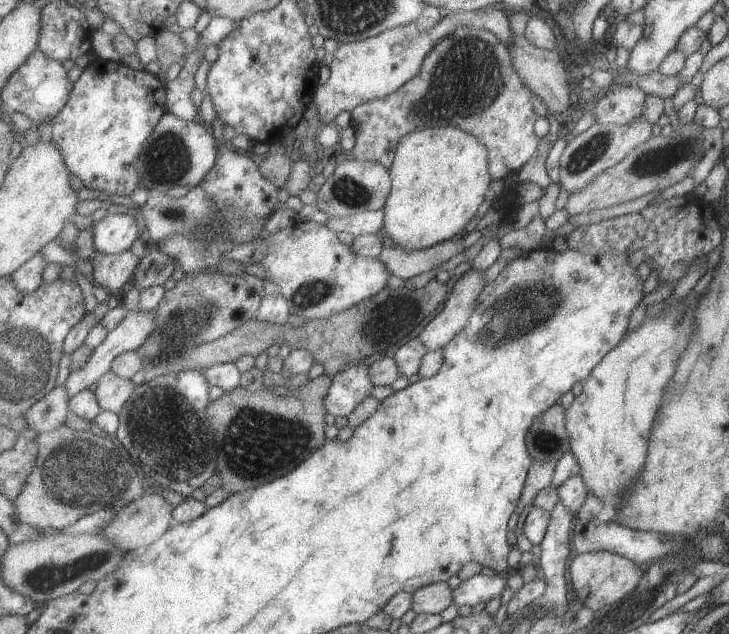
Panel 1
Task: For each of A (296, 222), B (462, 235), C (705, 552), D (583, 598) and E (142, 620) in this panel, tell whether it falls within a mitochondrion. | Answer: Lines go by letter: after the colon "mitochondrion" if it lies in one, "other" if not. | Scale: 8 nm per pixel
A: other
B: other
C: mitochondrion
D: other
E: other

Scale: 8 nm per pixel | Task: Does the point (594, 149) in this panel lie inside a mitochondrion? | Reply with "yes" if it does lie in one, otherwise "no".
yes

